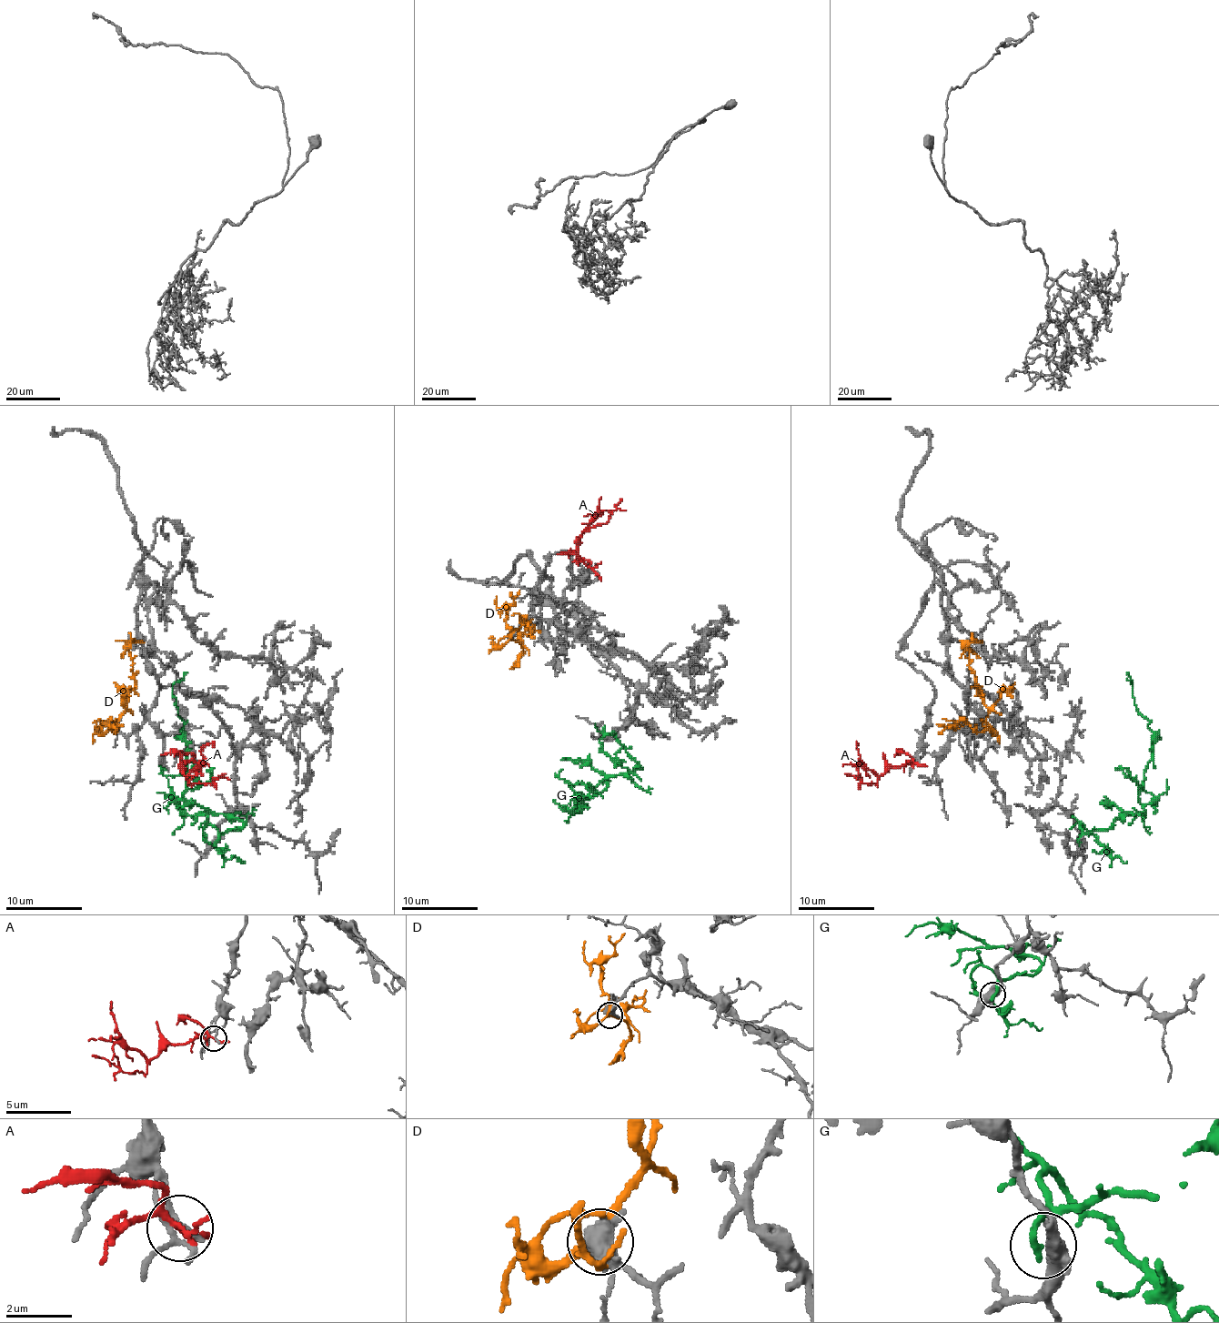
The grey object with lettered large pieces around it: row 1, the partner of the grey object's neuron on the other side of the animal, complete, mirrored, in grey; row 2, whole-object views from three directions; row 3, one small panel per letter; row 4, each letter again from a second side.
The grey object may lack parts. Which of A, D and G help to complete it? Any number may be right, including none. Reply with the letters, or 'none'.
none

